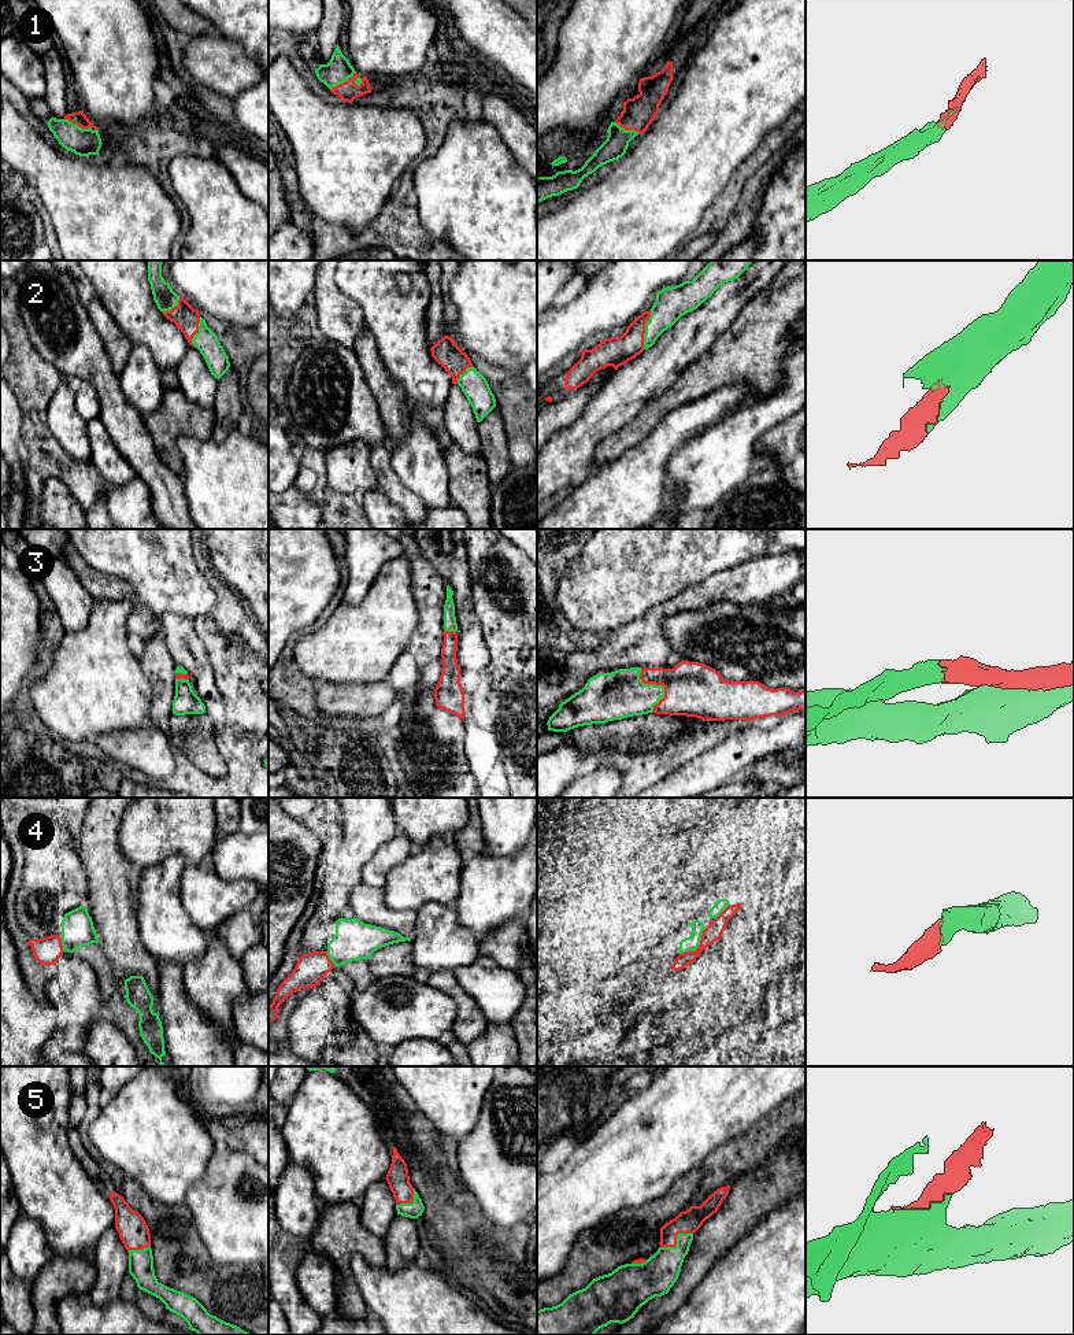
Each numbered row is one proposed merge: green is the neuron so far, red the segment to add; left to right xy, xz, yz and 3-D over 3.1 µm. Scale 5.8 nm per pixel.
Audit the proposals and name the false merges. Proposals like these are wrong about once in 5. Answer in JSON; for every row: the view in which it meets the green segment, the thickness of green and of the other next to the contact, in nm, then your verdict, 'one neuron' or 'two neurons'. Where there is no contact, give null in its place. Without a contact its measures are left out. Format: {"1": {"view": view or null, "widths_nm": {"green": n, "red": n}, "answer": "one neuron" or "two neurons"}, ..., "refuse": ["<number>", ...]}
{"1": {"view": "xz", "widths_nm": {"green": 150, "red": 120}, "answer": "one neuron"}, "2": {"view": "yz", "widths_nm": {"green": 190, "red": 170}, "answer": "one neuron"}, "3": {"view": "yz", "widths_nm": {"green": 280, "red": 320}, "answer": "one neuron"}, "4": {"view": "yz", "widths_nm": {"green": 90, "red": 100}, "answer": "one neuron"}, "5": {"view": "yz", "widths_nm": {"green": 220, "red": 140}, "answer": "one neuron"}, "refuse": []}

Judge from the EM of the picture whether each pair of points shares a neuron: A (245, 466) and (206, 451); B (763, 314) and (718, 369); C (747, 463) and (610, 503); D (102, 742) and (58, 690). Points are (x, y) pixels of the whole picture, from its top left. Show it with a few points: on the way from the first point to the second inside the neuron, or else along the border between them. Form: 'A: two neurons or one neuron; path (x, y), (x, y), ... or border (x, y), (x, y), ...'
A: one neuron; path (236, 466), (221, 466), (215, 461)
B: one neuron; path (759, 328), (732, 355)
C: two neurons; border (671, 455), (667, 463), (663, 503), (678, 514)
D: two neurons; border (130, 729), (103, 732), (95, 740)

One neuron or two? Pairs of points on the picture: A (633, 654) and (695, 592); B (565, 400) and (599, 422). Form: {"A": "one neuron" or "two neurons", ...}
{"A": "one neuron", "B": "two neurons"}

